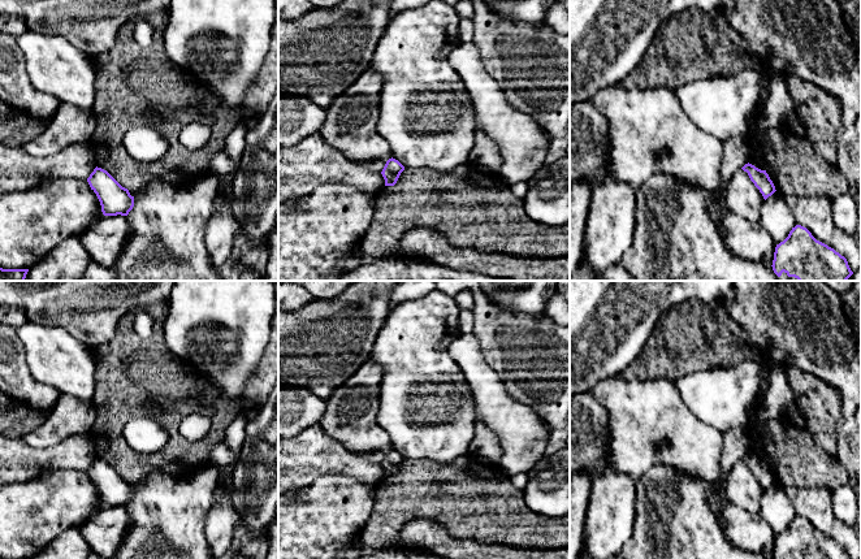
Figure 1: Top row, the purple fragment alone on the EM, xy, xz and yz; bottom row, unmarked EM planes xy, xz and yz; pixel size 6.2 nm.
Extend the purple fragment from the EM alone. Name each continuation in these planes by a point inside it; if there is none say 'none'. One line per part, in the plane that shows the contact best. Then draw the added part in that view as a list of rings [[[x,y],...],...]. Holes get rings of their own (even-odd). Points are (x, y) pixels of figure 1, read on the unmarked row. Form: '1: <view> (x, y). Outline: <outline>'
none

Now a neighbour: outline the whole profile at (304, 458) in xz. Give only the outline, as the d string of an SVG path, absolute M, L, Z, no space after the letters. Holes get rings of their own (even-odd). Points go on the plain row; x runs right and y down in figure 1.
M319 425L291 438L278 437L278 493L304 489L325 474L343 474L371 485L385 478L381 464L349 451Z

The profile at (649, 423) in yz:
M614 376L600 381L590 393L609 415L610 469L636 480L653 465L667 465L706 484L719 481L723 433L688 410L674 380L656 377L627 381Z

